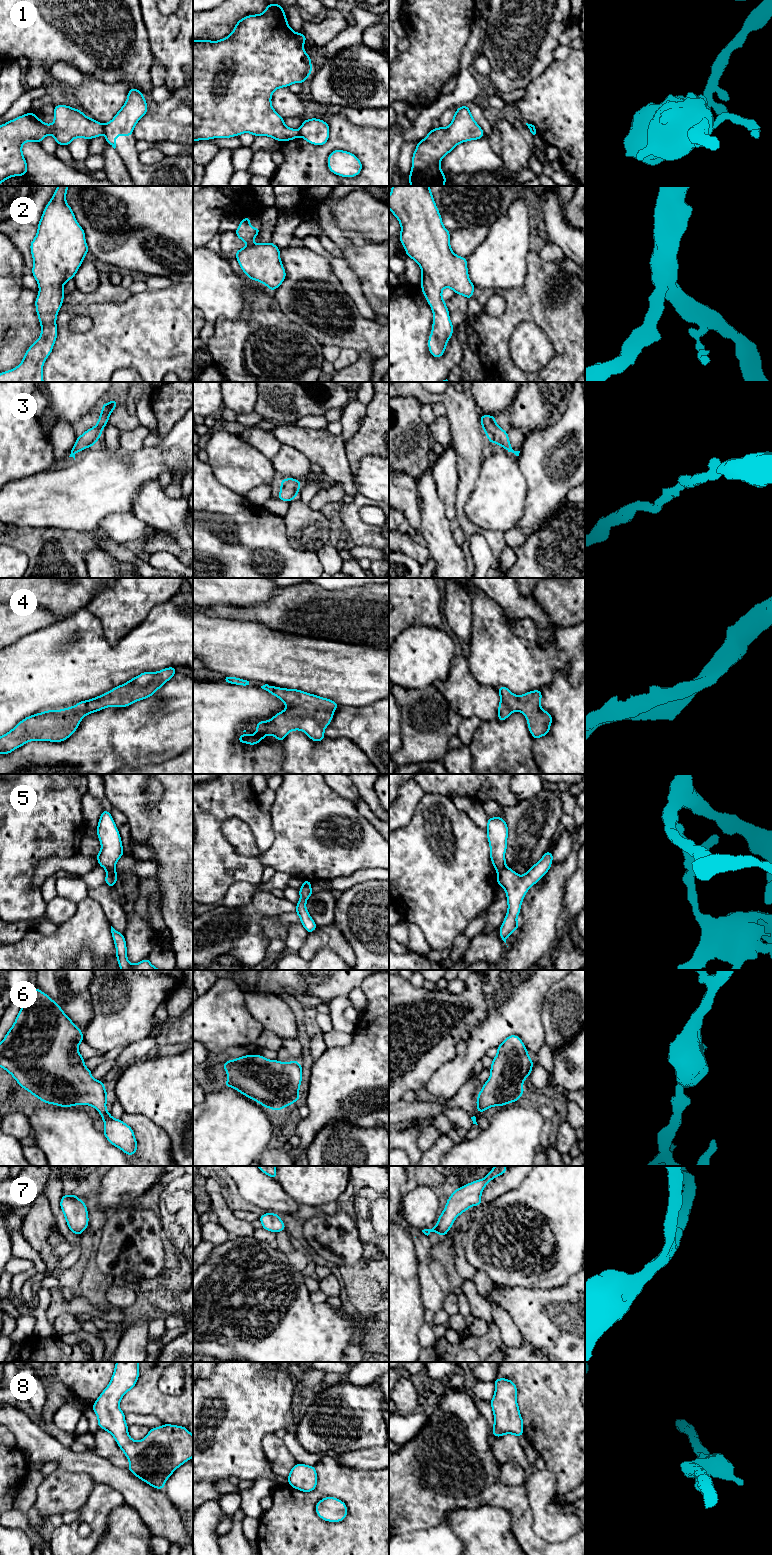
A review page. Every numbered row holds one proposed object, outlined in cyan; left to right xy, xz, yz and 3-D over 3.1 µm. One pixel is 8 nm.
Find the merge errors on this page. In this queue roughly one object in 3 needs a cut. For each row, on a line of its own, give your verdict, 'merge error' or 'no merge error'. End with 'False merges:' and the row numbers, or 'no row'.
1: merge error
2: no merge error
3: no merge error
4: no merge error
5: merge error
6: no merge error
7: no merge error
8: no merge error
False merges: 1, 5

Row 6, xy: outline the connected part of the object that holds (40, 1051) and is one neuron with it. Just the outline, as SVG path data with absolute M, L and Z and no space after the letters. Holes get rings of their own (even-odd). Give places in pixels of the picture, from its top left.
M35 987L31 999L29 1000L28 1003L21 1006L19 1014L17 1015L14 1024L12 1025L10 1030L6 1033L5 1038L0 1043L0 1067L5 1069L8 1073L10 1073L22 1088L26 1089L28 1092L36 1096L44 1103L54 1104L61 1107L71 1107L75 1105L90 1105L94 1107L101 1114L101 1119L104 1120L105 1126L103 1133L107 1138L108 1142L114 1145L115 1147L121 1149L125 1154L132 1156L137 1151L137 1141L134 1132L129 1125L125 1124L121 1119L114 1119L107 1111L106 1109L107 1091L105 1089L105 1086L102 1081L96 1080L92 1077L91 1075L92 1070L88 1069L85 1066L84 1058L78 1051L78 1046L83 1041L84 1041L83 1032L78 1027L75 1026L75 1024L72 1022L69 1016L67 1016L63 1012L61 1007L55 1001L53 1001L47 994L45 994L37 987Z

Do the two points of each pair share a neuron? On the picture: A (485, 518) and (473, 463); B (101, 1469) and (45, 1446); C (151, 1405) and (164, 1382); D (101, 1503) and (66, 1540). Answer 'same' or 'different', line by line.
A: different
B: same
C: different
D: same

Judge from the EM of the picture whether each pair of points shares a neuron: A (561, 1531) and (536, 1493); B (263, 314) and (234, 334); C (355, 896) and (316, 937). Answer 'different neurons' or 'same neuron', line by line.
A: same neuron
B: same neuron
C: different neurons

